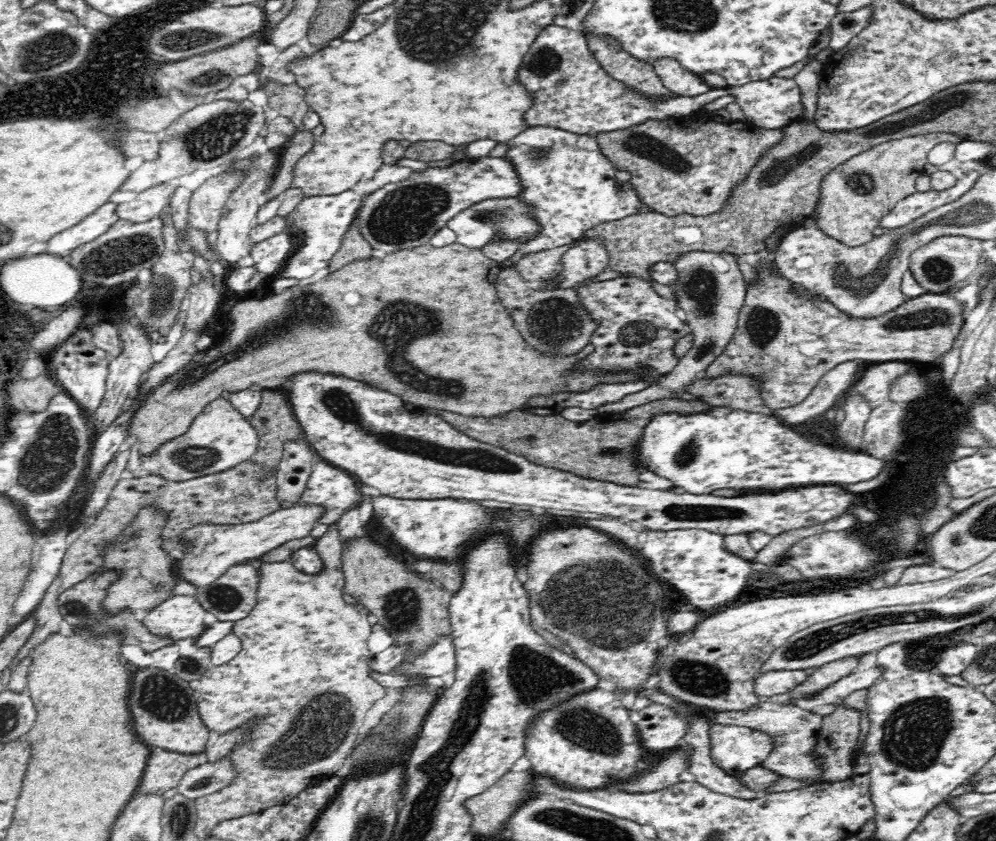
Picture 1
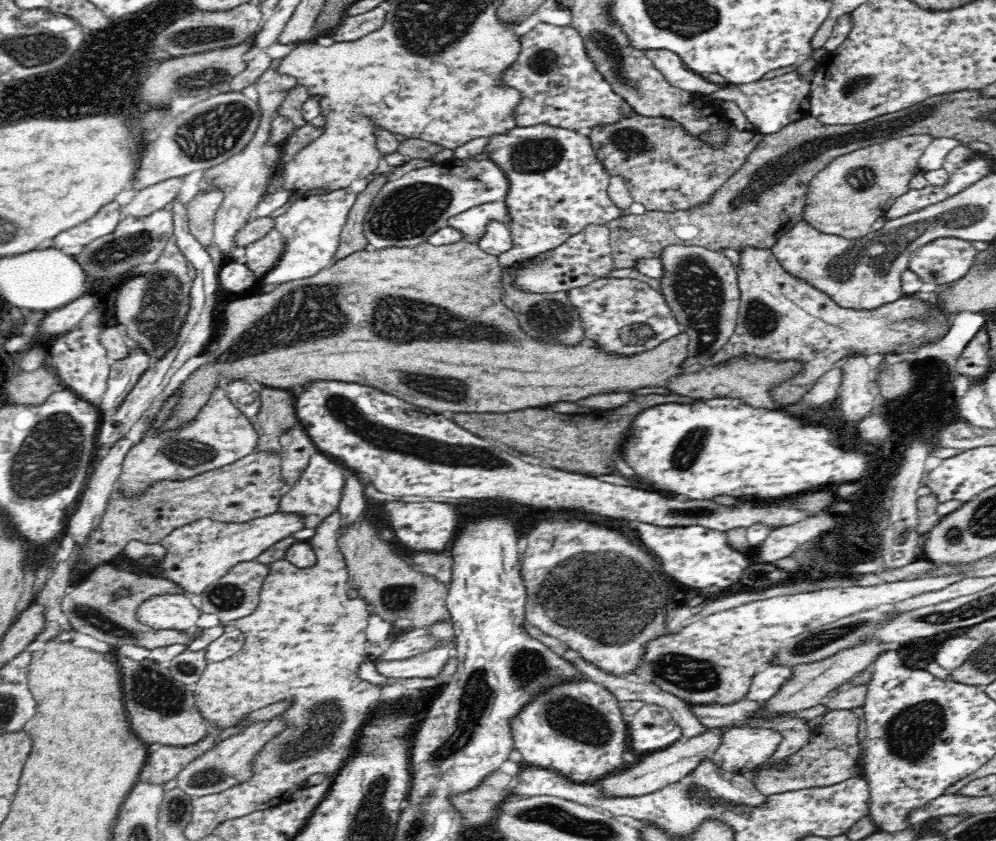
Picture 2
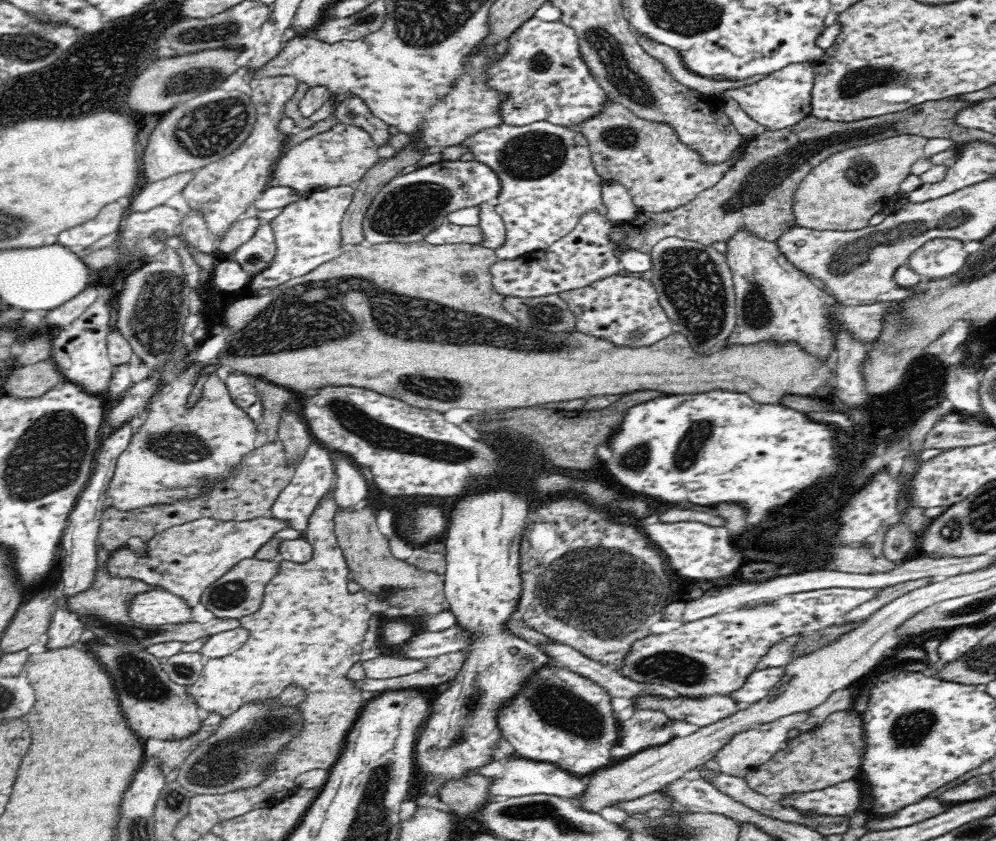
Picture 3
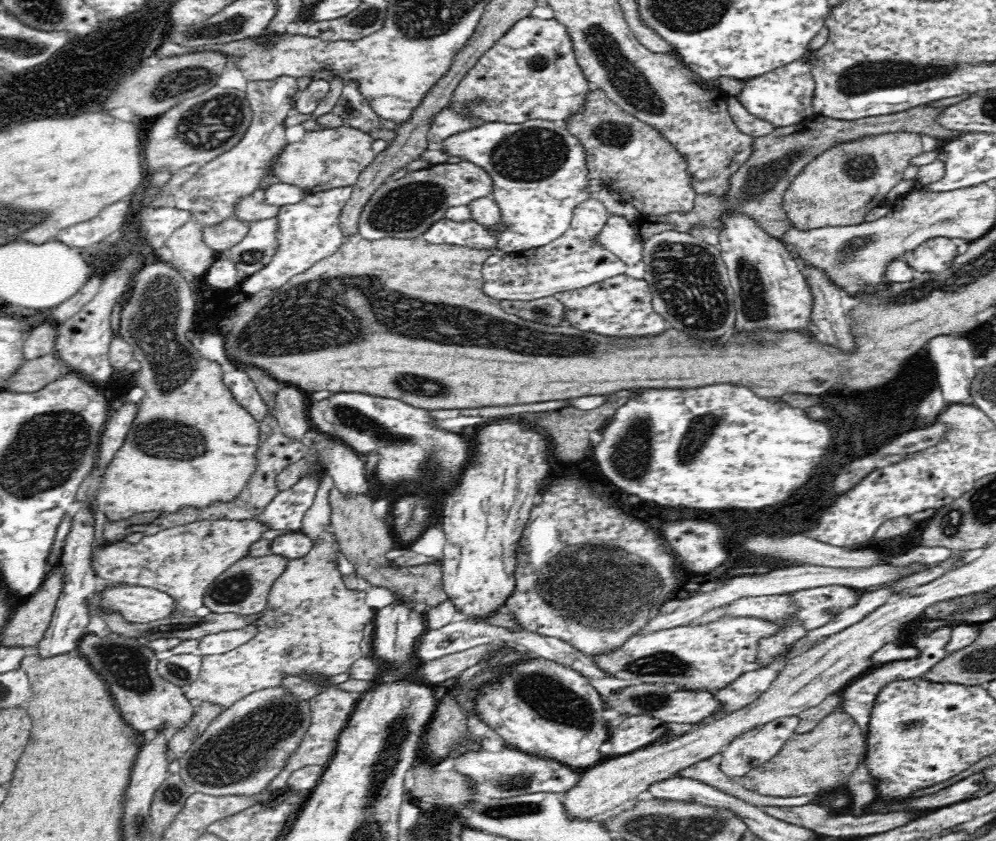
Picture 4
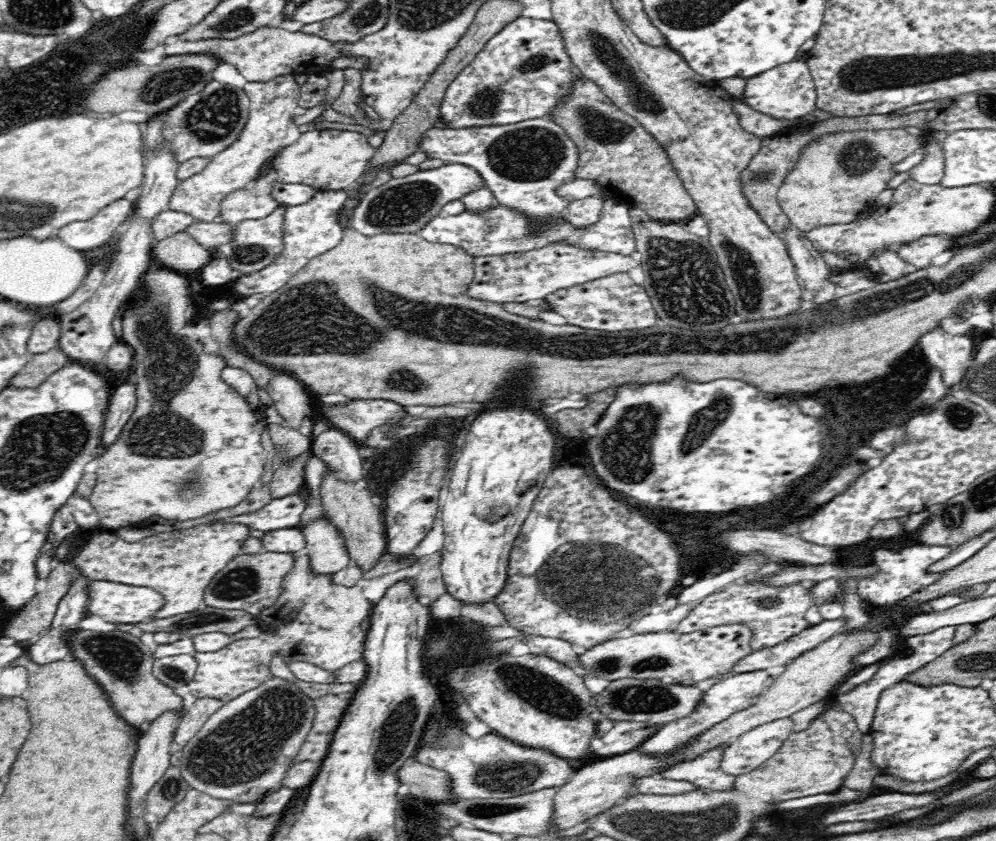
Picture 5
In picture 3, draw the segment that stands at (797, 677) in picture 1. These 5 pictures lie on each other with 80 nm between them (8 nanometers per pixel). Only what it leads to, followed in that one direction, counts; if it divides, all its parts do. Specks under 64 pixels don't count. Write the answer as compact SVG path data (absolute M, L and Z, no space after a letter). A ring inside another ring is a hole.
M784 667L755 670L746 679L742 690L734 692L731 698L738 701L742 706L756 704L772 692L772 688L783 678L785 671Z

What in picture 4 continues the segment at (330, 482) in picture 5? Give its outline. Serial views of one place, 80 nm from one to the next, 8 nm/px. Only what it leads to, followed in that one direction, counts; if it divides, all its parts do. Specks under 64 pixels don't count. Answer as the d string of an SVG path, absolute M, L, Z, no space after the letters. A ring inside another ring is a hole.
M334 488L329 496L331 506L330 529L335 536L336 546L354 564L355 574L370 585L390 591L401 602L427 604L428 608L437 607L447 599L443 589L441 563L421 564L418 566L399 566L386 558L385 554L392 546L394 536L389 524L384 524L372 512L373 500L366 494L346 497Z

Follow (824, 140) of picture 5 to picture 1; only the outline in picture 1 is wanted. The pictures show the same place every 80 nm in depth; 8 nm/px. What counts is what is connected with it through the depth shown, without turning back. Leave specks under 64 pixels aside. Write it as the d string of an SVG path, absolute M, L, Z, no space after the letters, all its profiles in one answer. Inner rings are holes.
M934 132L889 140L876 148L854 156L836 170L832 170L820 188L818 220L820 230L839 240L846 247L859 247L873 239L873 231L904 198L916 194L916 180L926 173L928 154L941 142L955 145L964 141L959 134Z

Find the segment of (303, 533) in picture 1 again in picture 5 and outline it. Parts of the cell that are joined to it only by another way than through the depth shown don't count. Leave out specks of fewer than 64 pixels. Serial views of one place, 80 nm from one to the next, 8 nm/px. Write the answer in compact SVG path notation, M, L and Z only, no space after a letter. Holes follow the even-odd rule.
M214 521L214 522L193 522L187 524L184 528L178 528L178 530L170 530L170 532L160 532L158 534L154 533L148 538L144 538L135 543L129 543L128 541L122 540L117 534L112 534L110 531L103 531L89 538L88 542L83 546L83 549L79 552L79 555L76 555L73 558L73 564L81 570L82 574L85 574L87 578L90 578L92 581L95 580L107 580L115 583L146 586L153 589L156 589L156 592L159 592L165 600L164 606L157 612L159 618L168 618L169 616L174 616L176 614L184 614L185 612L194 612L198 610L200 602L205 595L206 587L209 585L209 582L214 578L215 574L218 574L232 559L235 559L236 556L242 554L242 545L246 542L247 538L252 537L251 531L254 528L250 528L247 524L242 524L241 522L231 522L231 521Z

